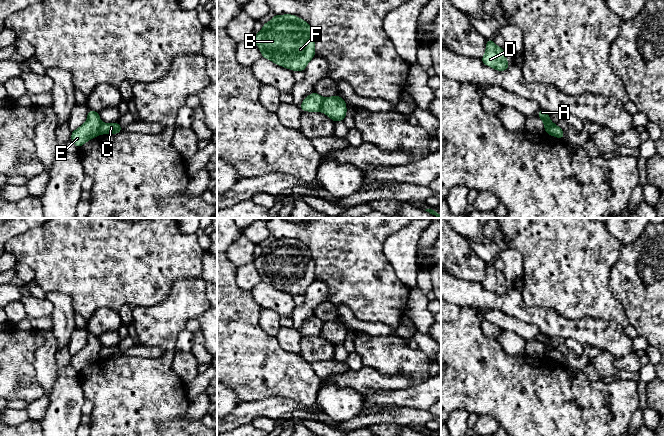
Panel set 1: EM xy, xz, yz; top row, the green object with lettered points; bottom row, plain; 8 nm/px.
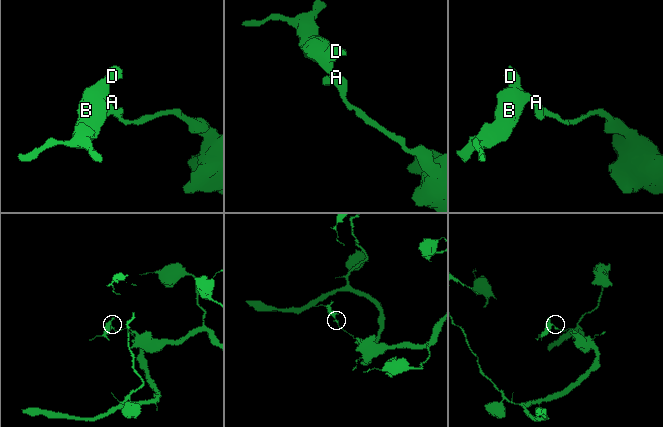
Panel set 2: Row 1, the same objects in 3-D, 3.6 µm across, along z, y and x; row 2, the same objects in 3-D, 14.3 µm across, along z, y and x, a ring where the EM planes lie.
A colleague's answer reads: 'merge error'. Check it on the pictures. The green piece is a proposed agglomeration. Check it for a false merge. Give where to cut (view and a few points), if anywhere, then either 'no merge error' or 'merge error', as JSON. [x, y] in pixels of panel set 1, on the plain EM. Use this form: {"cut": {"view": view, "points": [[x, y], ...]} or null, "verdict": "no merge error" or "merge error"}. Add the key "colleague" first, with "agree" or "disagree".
{"colleague": "agree", "cut": {"view": "xz", "points": [[325, 322], [319, 334]]}, "verdict": "merge error"}

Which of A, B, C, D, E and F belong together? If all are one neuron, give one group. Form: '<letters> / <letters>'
A B D E F / C

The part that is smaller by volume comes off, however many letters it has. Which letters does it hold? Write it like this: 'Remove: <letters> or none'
Remove: A, B, D, E, F

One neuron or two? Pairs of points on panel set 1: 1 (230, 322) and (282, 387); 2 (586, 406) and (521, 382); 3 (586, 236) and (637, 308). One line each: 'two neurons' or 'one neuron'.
1: one neuron
2: one neuron
3: two neurons

